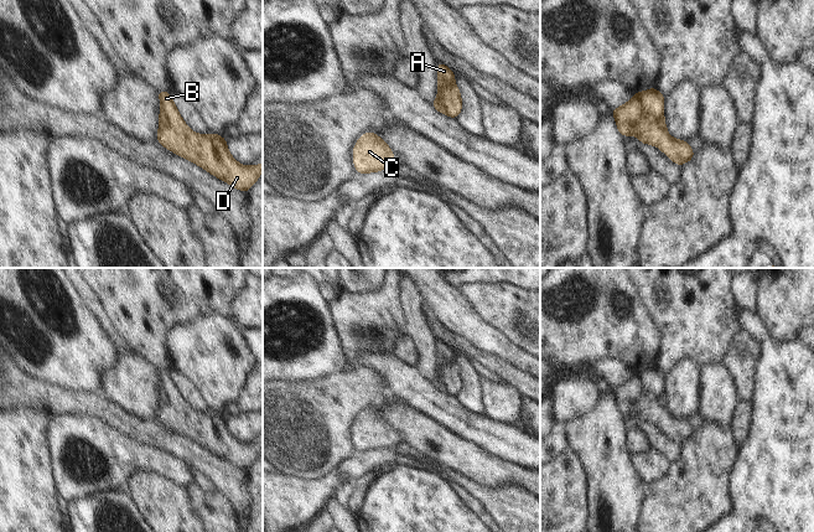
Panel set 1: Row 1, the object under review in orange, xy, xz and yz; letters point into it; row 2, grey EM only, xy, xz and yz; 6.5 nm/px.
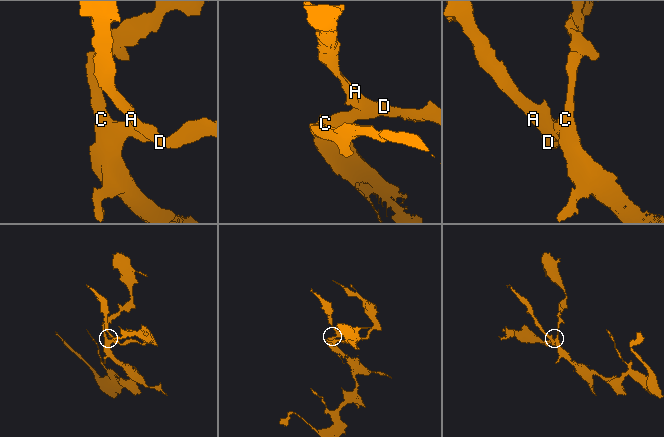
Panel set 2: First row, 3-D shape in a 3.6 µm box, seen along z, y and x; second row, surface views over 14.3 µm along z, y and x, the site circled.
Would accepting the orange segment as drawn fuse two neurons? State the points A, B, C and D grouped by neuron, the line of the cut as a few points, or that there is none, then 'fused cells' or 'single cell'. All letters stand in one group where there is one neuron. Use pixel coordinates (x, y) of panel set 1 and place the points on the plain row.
A / B C D | yz (638, 371), (641, 394), (625, 407), (626, 412) | fused cells

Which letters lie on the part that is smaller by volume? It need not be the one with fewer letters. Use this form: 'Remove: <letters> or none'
Remove: A

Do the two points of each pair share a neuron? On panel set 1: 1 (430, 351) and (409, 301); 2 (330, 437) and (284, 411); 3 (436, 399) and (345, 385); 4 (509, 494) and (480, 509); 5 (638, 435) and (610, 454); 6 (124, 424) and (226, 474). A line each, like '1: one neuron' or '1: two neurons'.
1: one neuron
2: one neuron
3: two neurons
4: two neurons
5: two neurons
6: one neuron

